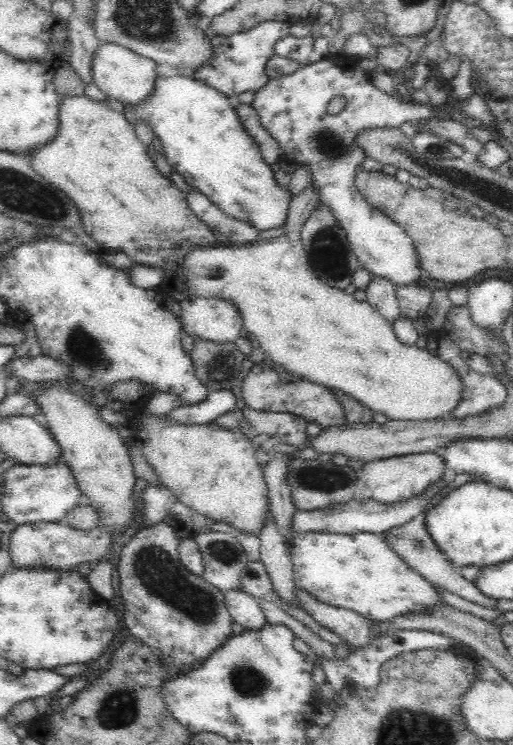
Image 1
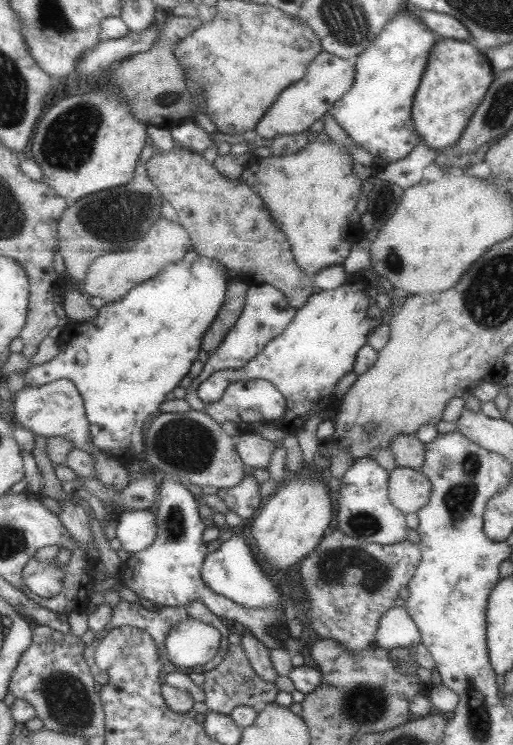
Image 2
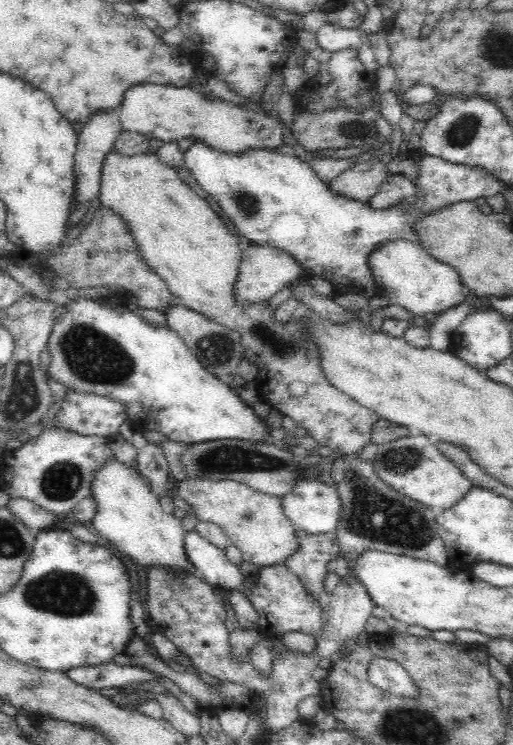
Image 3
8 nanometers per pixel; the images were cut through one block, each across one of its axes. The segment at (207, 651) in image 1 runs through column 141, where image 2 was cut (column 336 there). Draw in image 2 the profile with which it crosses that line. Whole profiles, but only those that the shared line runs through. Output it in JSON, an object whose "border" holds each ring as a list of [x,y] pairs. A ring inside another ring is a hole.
{"border":[[[340,530],[326,534],[312,553],[307,554],[300,562],[302,586],[308,602],[308,611],[301,616],[308,627],[312,627],[319,639],[332,638],[336,643],[347,648],[351,654],[361,653],[370,646],[375,646],[375,635],[378,623],[384,613],[394,607],[400,596],[400,589],[408,587],[422,559],[422,553],[416,544],[408,540],[394,545],[378,545],[374,542],[361,542],[349,538]]]}

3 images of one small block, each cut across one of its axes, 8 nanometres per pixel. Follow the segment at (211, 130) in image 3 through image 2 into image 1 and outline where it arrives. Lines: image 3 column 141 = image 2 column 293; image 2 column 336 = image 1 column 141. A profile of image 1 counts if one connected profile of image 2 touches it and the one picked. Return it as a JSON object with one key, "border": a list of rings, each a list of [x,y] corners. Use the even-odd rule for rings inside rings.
{"border":[[[102,43],[96,50],[96,56],[92,60],[92,79],[94,85],[106,95],[118,102],[128,105],[146,100],[156,84],[157,64],[150,58],[144,58],[121,45]]]}

